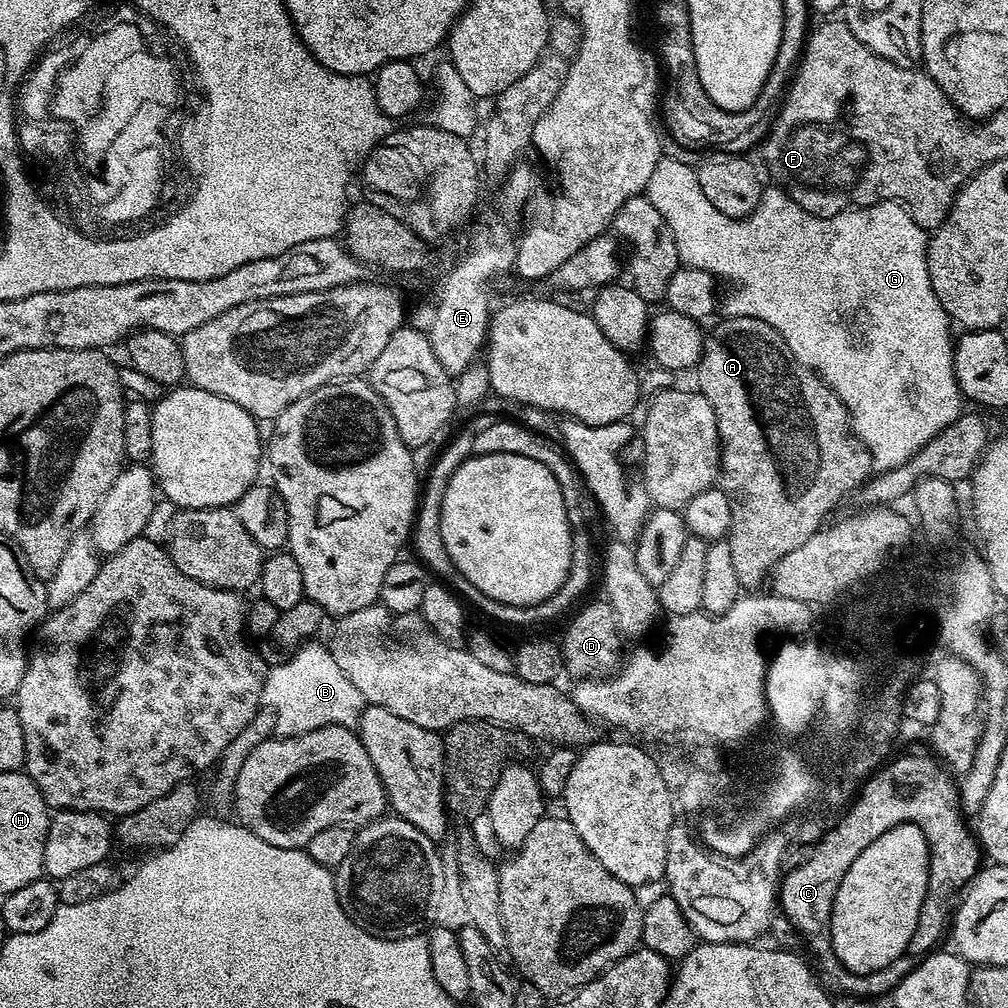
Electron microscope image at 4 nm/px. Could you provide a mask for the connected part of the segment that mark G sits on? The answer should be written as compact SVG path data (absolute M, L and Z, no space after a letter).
M665 155L654 166L654 174L650 174L650 182L646 189L648 200L662 214L670 234L674 234L674 242L678 246L681 265L685 268L697 268L706 270L717 281L729 284L732 289L728 297L723 297L722 312L725 317L745 316L746 318L758 318L766 322L766 326L774 326L778 334L786 342L786 346L792 351L792 356L802 366L806 366L811 372L817 372L836 392L836 397L844 404L848 412L850 431L864 448L872 456L873 469L881 472L890 472L892 469L902 466L911 456L921 452L927 444L940 432L946 430L962 414L962 397L960 387L956 381L956 371L952 365L952 353L954 351L953 325L948 319L942 302L938 302L938 294L934 294L934 286L930 282L928 273L928 241L929 233L908 212L903 204L875 204L869 208L848 209L840 215L831 218L811 216L806 210L799 208L788 193L779 186L765 187L760 197L760 205L754 209L751 215L742 220L735 220L710 206L706 202L706 194L702 194L702 186L698 186L696 168L691 164L678 162L674 157Z

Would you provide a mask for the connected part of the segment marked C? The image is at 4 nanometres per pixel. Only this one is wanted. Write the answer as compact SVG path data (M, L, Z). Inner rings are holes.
M805 855L796 867L789 867L783 873L782 879L788 883L788 904L778 904L779 911L800 931L801 938L808 943L807 955L814 965L820 983L829 993L837 997L840 995L848 996L847 998L873 998L872 996L887 997L896 991L898 982L902 982L902 978L906 978L906 974L910 974L914 967L912 956L905 954L882 970L857 976L855 972L846 970L846 966L838 962L838 954L834 954L828 920L832 916L838 886L842 886L842 878L836 877L836 856Z

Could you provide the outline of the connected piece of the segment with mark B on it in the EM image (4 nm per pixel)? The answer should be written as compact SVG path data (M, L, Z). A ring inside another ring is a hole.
M309 642L300 647L286 662L275 665L264 677L263 703L276 716L277 737L301 736L304 732L318 730L333 724L343 728L355 729L360 723L360 715L364 713L366 702L362 694L358 694L354 682L338 670L338 662L334 662L331 651L317 642Z

